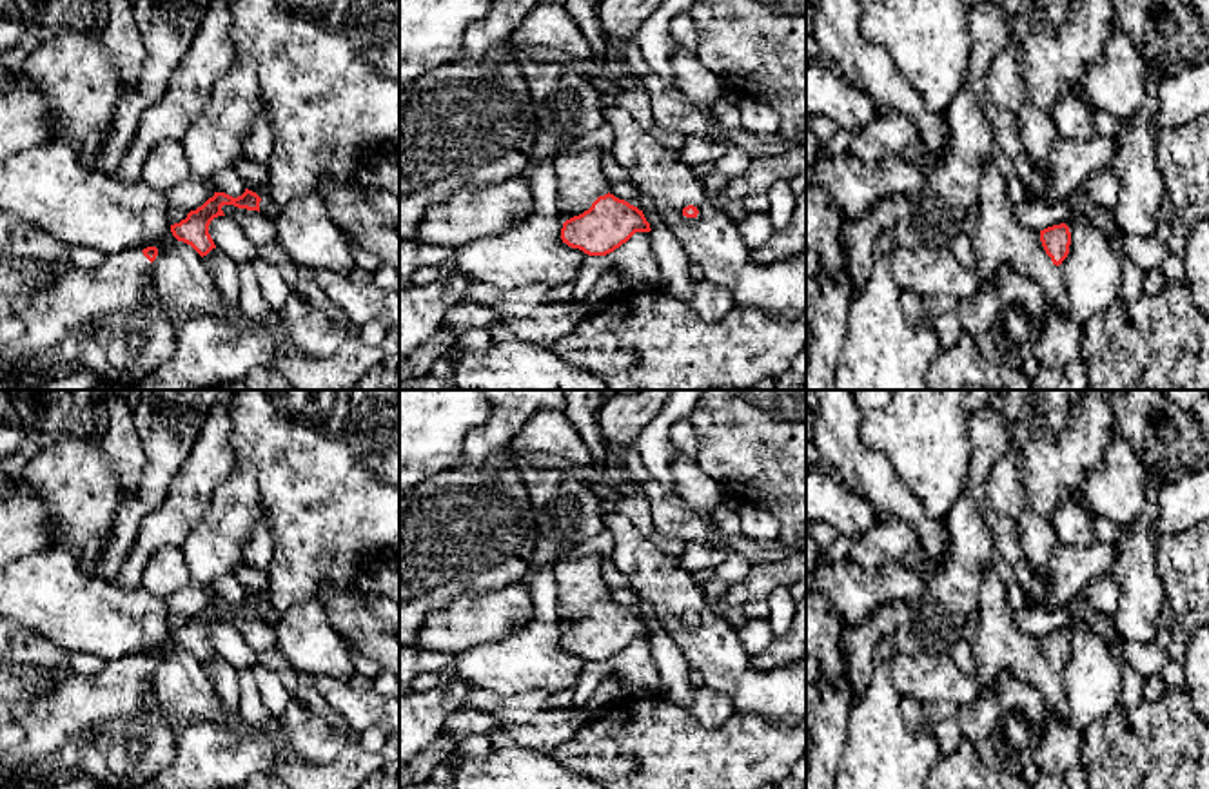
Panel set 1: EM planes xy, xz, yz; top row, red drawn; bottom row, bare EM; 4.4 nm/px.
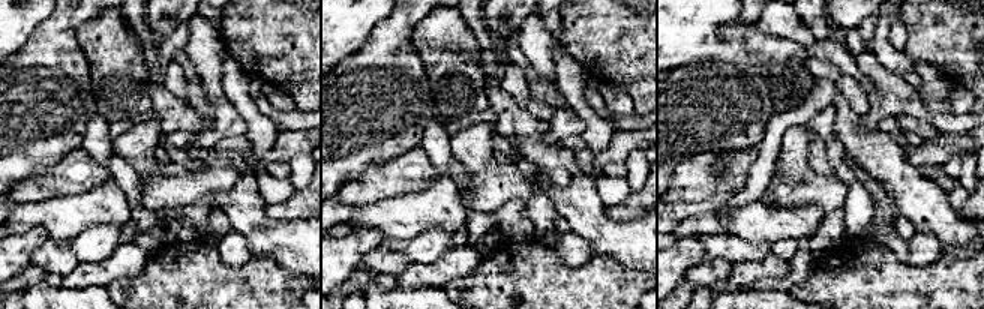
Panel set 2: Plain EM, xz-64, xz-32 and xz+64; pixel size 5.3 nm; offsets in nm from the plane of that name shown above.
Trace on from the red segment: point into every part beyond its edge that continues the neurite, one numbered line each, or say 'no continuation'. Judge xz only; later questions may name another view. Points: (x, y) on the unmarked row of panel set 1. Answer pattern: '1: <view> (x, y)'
1: xz (579, 583)

